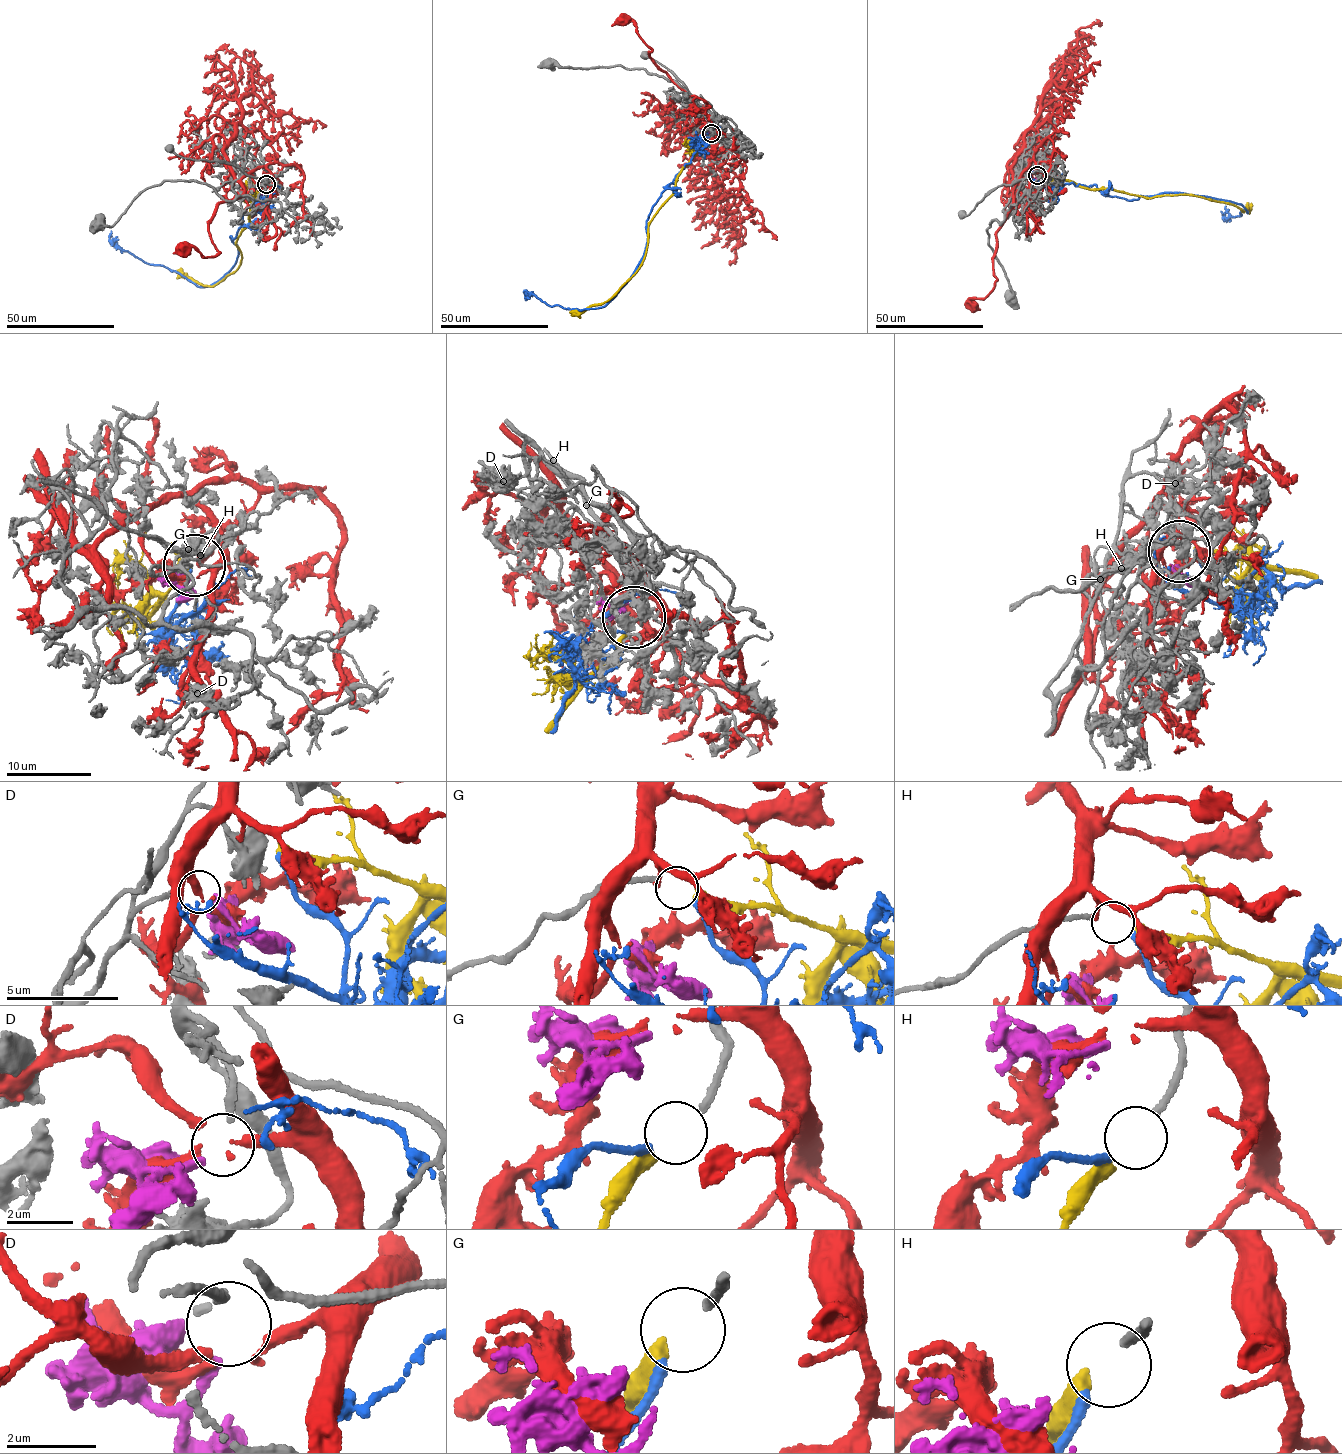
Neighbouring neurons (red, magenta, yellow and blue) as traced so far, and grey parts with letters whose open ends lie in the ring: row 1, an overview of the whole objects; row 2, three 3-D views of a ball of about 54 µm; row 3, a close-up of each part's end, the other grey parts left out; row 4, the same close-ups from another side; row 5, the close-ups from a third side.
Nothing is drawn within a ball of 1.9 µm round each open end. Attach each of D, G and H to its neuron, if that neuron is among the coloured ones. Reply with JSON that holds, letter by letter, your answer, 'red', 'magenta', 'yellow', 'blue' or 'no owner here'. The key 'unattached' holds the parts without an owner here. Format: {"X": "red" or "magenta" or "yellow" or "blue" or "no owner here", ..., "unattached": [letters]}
{"D": "magenta", "G": "blue", "H": "yellow", "unattached": []}

